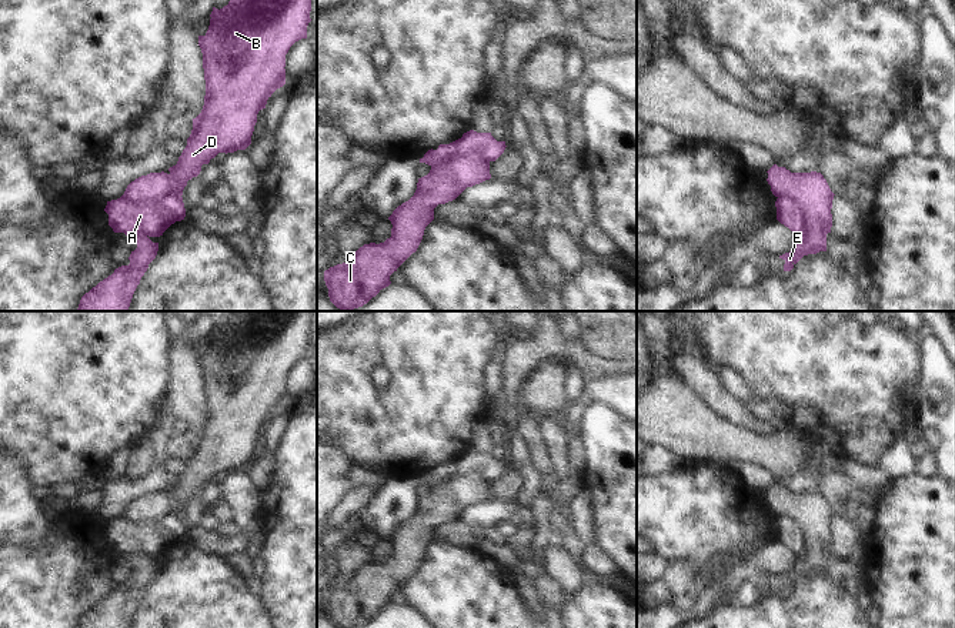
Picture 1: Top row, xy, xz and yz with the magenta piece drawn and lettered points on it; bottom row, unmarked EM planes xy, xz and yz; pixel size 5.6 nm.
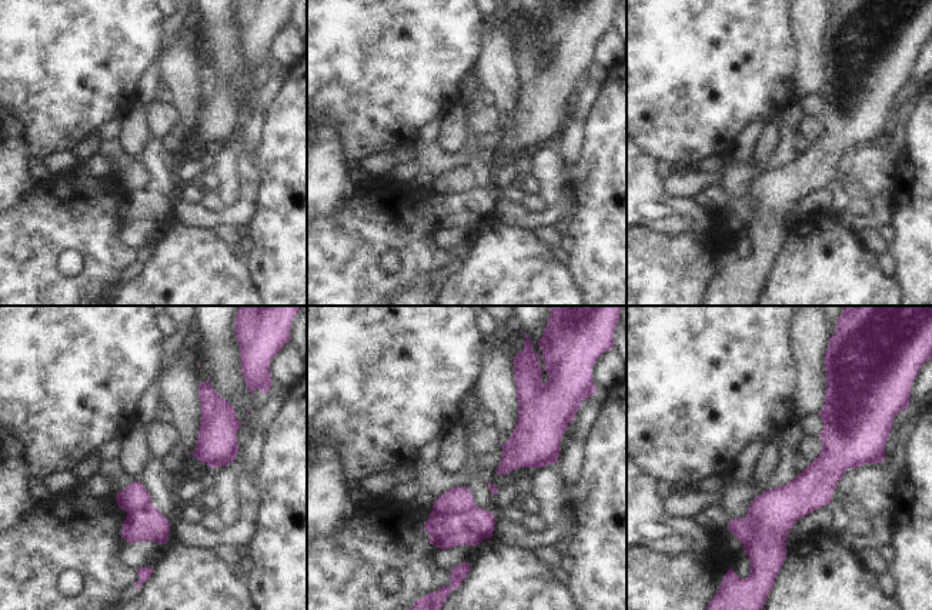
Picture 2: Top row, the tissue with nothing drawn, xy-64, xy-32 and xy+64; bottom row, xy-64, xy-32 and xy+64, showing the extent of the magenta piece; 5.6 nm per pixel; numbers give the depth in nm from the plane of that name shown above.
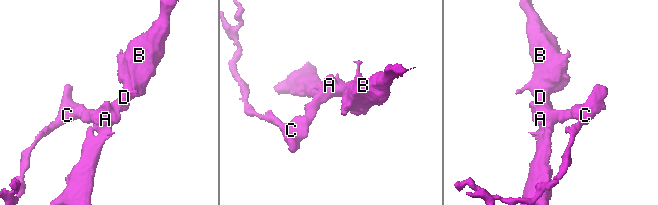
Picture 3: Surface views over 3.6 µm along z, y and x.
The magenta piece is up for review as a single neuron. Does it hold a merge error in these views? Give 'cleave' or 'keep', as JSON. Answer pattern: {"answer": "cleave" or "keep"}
{"answer": "cleave"}

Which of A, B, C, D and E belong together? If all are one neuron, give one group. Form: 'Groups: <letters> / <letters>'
Groups: A / B C D E

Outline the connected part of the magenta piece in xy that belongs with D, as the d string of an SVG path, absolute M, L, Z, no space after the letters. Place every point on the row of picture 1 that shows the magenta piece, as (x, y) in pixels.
M230 0L220 10L213 7L208 30L198 36L206 80L204 106L193 118L187 146L168 174L141 176L127 186L123 197L154 204L168 194L183 196L187 181L200 174L203 164L218 153L246 150L251 144L258 111L286 84L286 54L295 41L307 39L310 11L311 0Z

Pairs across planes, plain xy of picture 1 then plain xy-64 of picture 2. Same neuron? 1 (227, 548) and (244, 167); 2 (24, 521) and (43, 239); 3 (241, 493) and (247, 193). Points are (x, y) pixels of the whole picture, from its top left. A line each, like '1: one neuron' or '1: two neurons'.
1: one neuron
2: two neurons
3: two neurons

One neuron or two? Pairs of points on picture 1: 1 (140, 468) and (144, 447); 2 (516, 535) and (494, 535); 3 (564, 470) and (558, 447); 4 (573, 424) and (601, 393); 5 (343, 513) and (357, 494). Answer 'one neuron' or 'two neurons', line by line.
1: one neuron
2: one neuron
3: one neuron
4: one neuron
5: one neuron

